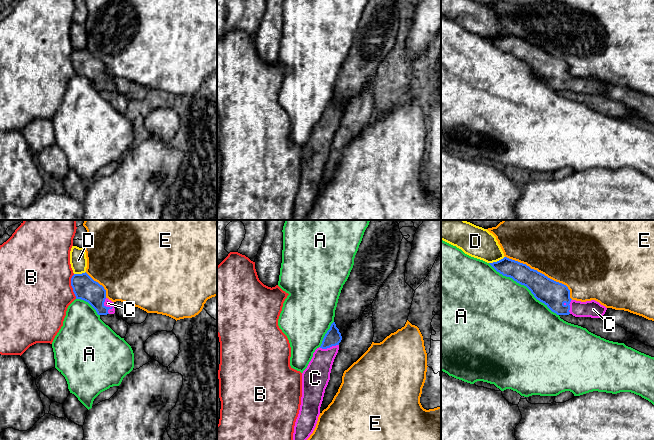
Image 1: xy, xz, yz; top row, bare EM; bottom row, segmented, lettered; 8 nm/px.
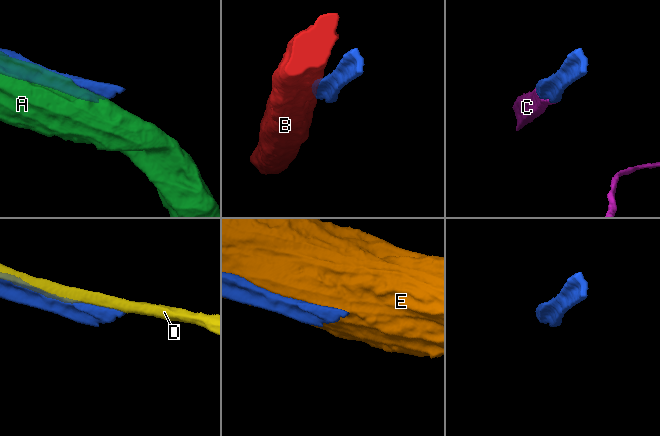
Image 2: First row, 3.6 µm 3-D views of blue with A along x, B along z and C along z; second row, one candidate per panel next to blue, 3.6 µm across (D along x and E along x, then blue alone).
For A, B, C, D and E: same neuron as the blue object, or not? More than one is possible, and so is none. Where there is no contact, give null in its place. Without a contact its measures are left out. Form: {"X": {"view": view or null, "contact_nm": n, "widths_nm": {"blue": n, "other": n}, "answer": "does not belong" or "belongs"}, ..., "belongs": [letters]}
{"A": {"view": "yz", "contact_nm": 700, "widths_nm": {"blue": 200, "other": 480}, "answer": "does not belong"}, "B": {"view": "xy", "contact_nm": 200, "widths_nm": {"blue": 190, "other": 500}, "answer": "does not belong"}, "C": {"view": "xy", "contact_nm": 130, "widths_nm": {"blue": 190, "other": 60}, "answer": "belongs"}, "D": {"view": "yz", "contact_nm": 140, "widths_nm": {"blue": 160, "other": 240}, "answer": "does not belong"}, "E": {"view": "yz", "contact_nm": 650, "widths_nm": {"blue": 200, "other": 500}, "answer": "does not belong"}, "belongs": ["C"]}

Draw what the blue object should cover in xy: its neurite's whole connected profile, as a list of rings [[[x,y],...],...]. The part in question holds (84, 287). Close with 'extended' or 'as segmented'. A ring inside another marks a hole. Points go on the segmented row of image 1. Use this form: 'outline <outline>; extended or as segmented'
outline [[[86,272],[74,274],[71,278],[71,286],[76,299],[88,302],[98,315],[115,313],[114,302],[106,297],[104,287],[94,281]]]; extended

